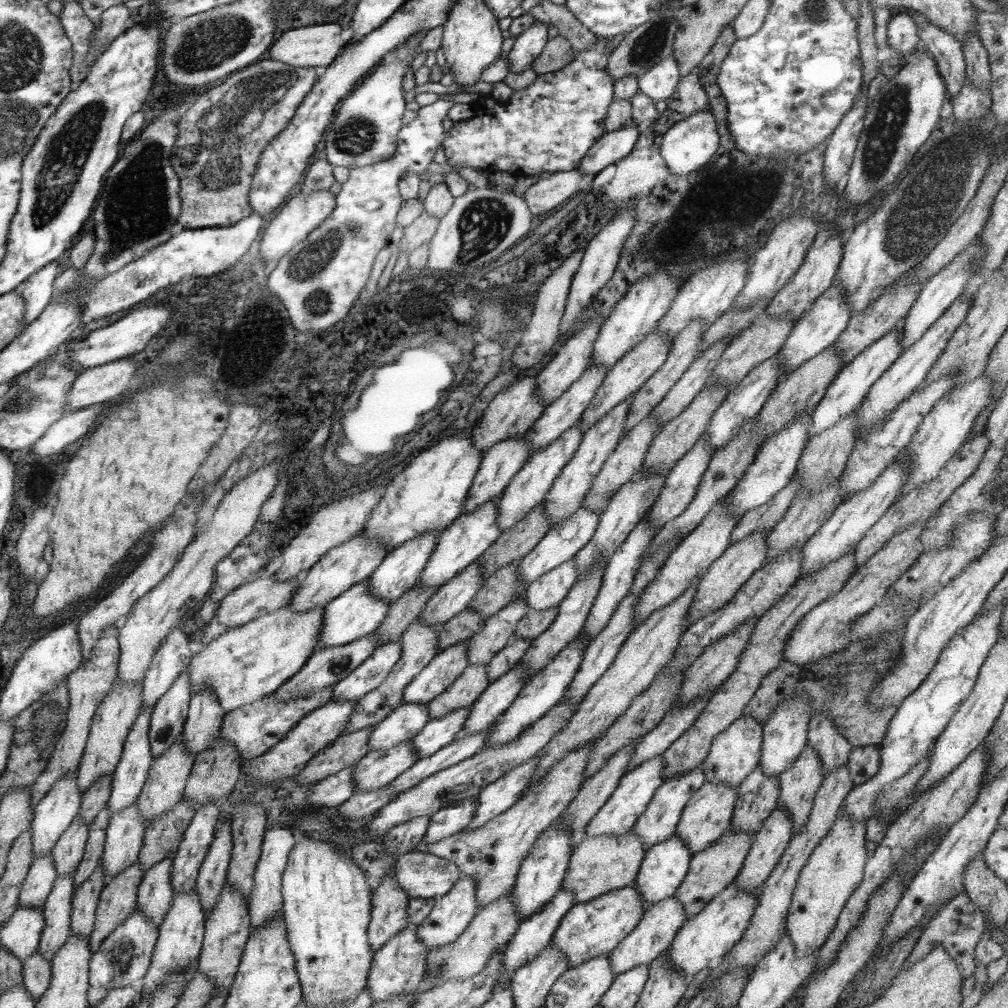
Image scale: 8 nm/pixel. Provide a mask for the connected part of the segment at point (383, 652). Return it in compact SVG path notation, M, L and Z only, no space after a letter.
M388 643L375 648L372 656L347 678L334 685L334 701L357 701L381 686L401 661L401 644Z

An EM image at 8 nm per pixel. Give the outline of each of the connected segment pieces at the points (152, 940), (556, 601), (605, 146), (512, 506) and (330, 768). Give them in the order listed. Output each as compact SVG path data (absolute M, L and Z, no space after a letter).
M135 908L132 915L122 925L119 925L118 929L113 930L110 936L106 937L89 960L89 1006L100 1003L115 988L139 982L140 978L144 979L149 972L150 956L153 956L158 938L158 925L154 925L154 921L150 921L144 912Z
M574 558L530 583L525 593L526 604L530 609L538 611L560 606L578 577L579 572Z
M631 122L618 130L606 132L594 144L589 155L582 160L578 171L584 175L594 174L598 176L607 167L614 166L622 161L636 146L638 142L640 126Z
M577 422L572 428L563 432L558 440L539 450L539 452L530 454L525 466L521 468L518 475L515 475L509 486L505 488L504 494L498 498L498 523L500 523L501 533L516 526L530 511L534 510L534 507L546 501L546 496L552 490L553 484L558 479L558 476L561 475L569 460L576 454L584 436L581 424Z
M368 727L340 735L306 763L306 767L295 776L296 783L302 786L318 783L356 764L372 750L369 744L371 734L372 727Z

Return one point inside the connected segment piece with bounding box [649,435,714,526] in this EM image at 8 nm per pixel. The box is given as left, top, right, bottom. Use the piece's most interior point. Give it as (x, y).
(681, 483)

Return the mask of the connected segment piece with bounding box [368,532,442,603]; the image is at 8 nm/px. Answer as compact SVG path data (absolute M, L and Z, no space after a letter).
M440 533L417 536L390 550L381 566L368 578L373 595L392 603L414 588Z

